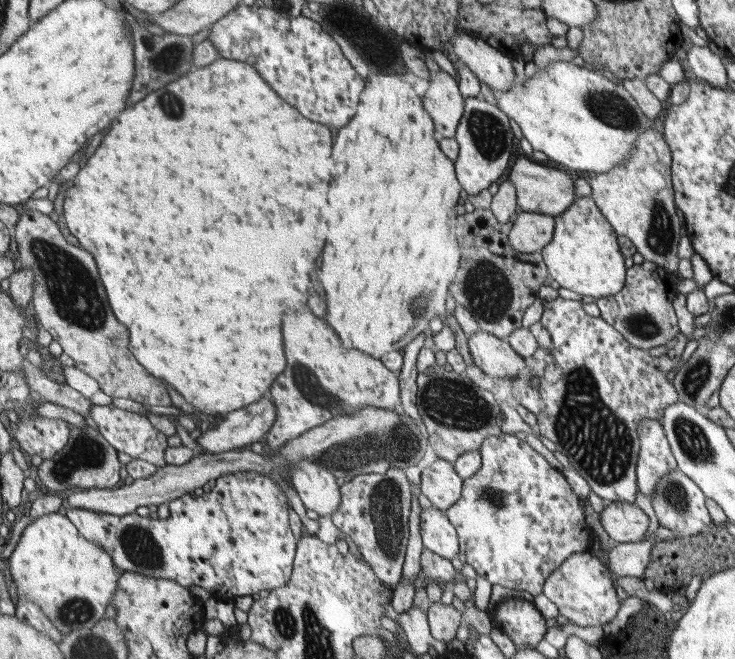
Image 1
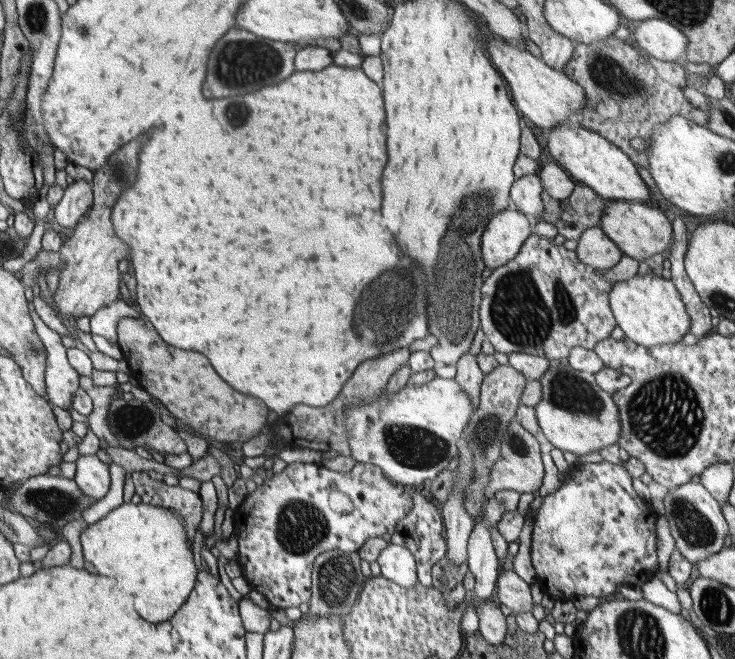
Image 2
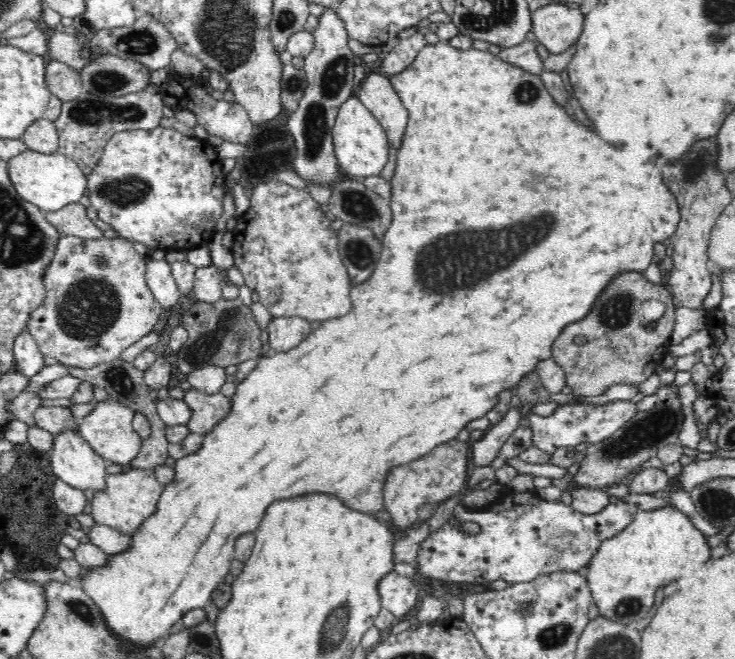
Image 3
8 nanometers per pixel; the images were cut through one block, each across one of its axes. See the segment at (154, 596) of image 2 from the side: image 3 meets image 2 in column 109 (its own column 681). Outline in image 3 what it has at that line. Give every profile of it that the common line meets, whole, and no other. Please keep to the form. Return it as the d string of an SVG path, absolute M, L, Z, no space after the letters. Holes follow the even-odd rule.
M673 506L638 511L622 532L604 540L587 561L585 579L592 604L596 604L604 619L629 626L640 624L656 606L654 594L659 586L688 576L712 559L706 537Z

